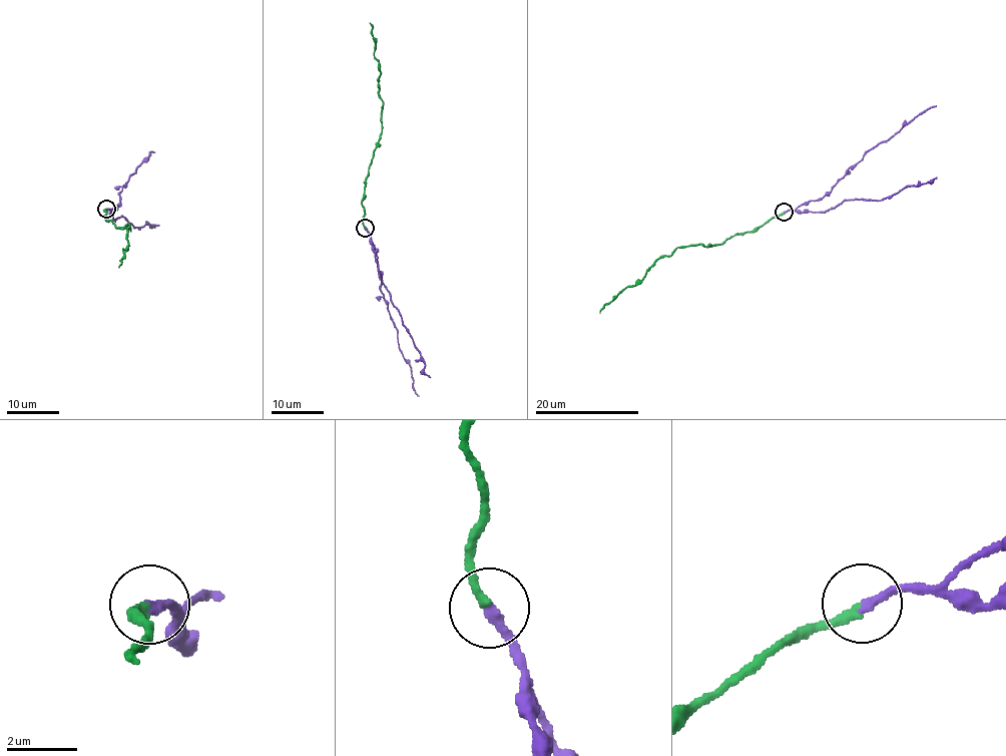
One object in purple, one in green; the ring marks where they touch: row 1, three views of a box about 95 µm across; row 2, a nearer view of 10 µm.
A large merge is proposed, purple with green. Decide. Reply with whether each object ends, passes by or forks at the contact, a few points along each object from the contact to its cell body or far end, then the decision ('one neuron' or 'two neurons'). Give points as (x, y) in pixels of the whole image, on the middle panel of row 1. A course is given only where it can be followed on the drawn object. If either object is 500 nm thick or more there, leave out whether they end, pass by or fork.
purple ends | green ends | purple via (365, 228), (377, 256), (380, 289), (398, 331), (398, 347), (411, 368), (412, 386), (418, 396) | green via (365, 228), (362, 201), (382, 131), (383, 103), (370, 22) | one neuron

